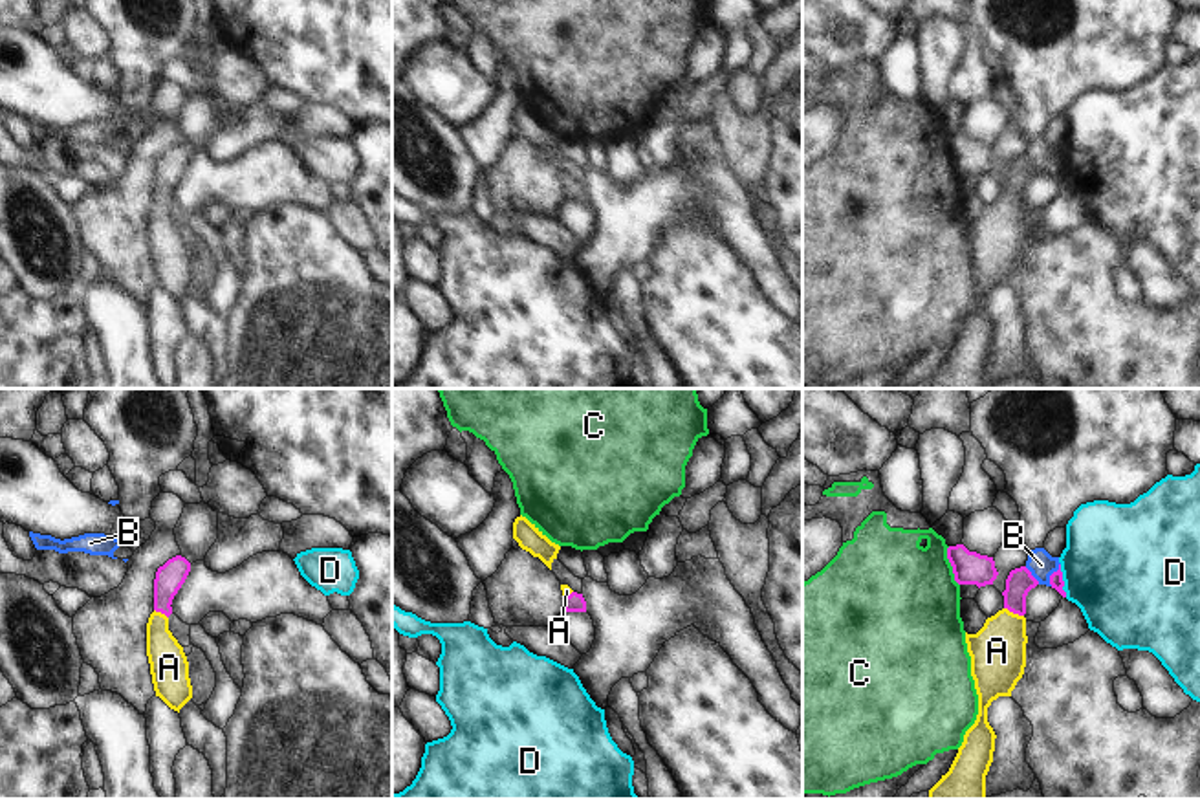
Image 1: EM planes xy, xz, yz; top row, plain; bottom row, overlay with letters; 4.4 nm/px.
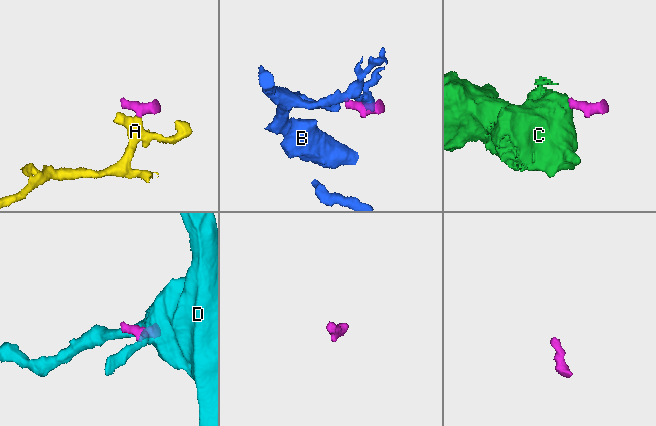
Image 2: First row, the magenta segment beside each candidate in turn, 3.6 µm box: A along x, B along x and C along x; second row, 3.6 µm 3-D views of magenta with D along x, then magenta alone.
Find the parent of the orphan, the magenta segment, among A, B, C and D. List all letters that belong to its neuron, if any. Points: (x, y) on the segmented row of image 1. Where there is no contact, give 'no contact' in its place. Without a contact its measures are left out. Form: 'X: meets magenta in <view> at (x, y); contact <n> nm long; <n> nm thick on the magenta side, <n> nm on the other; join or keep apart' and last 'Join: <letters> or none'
A: meets magenta in yz at (1014, 612); contact 100 nm long; 120 nm thick on the magenta side, 240 nm on the other; join
B: meets magenta in yz at (1052, 574); contact 110 nm long; 60 nm thick on the magenta side, 120 nm on the other; keep apart
C: meets magenta in yz at (951, 565); contact 180 nm long; 140 nm thick on the magenta side, 460 nm on the other; keep apart
D: meets magenta in yz at (1063, 581); contact 150 nm long; 60 nm thick on the magenta side, 500 nm on the other; keep apart
Join: A

